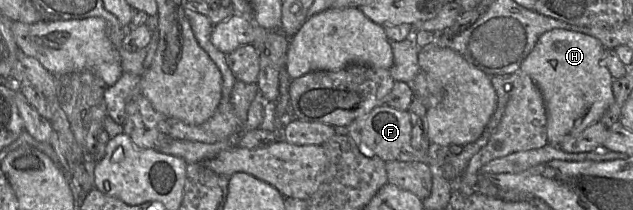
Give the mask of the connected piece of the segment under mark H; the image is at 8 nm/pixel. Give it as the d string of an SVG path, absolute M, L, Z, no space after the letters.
M553 29L540 36L520 69L535 82L544 99L548 144L558 146L569 134L577 134L598 122L613 102L613 77L603 64L602 43L590 35Z

